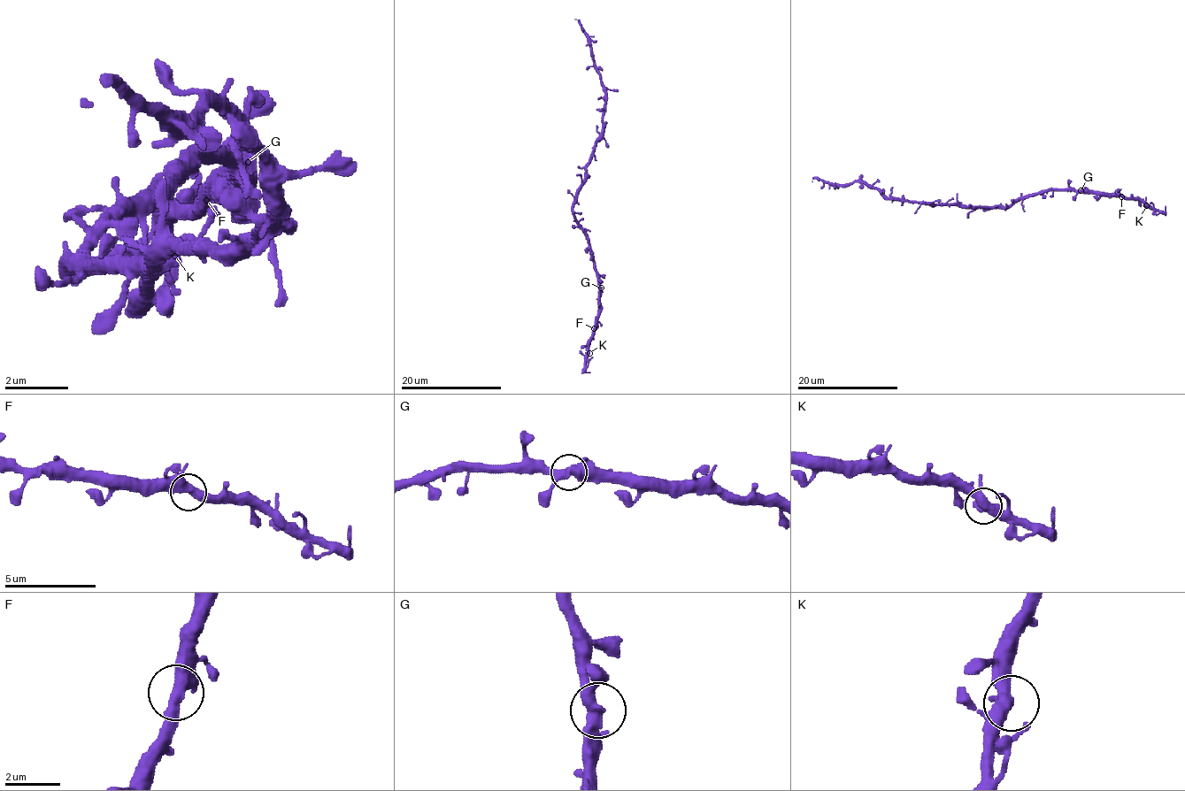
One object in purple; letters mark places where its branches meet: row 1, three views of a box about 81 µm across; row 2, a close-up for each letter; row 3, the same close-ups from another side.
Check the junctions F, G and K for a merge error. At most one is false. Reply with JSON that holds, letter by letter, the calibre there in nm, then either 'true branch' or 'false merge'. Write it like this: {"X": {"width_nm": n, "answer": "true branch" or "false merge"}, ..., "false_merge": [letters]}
{"F": {"width_nm": 400, "answer": "true branch"}, "G": {"width_nm": 400, "answer": "true branch"}, "K": {"width_nm": 400, "answer": "true branch"}, "false_merge": []}

